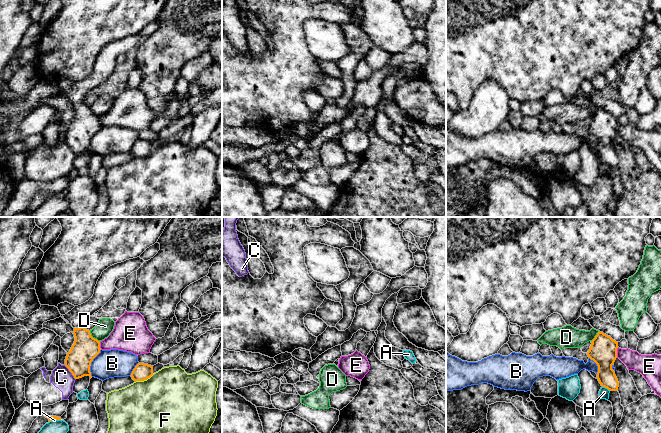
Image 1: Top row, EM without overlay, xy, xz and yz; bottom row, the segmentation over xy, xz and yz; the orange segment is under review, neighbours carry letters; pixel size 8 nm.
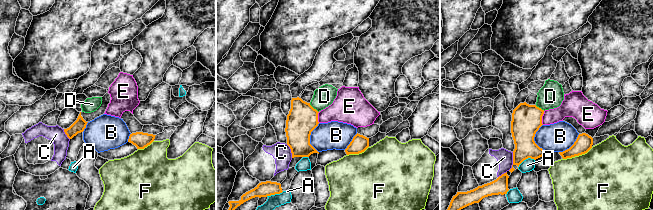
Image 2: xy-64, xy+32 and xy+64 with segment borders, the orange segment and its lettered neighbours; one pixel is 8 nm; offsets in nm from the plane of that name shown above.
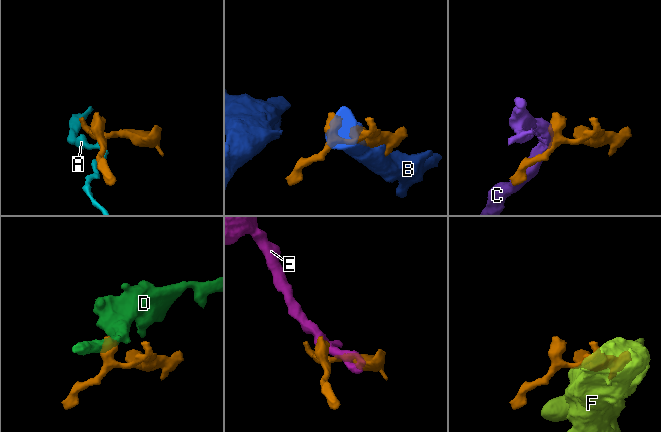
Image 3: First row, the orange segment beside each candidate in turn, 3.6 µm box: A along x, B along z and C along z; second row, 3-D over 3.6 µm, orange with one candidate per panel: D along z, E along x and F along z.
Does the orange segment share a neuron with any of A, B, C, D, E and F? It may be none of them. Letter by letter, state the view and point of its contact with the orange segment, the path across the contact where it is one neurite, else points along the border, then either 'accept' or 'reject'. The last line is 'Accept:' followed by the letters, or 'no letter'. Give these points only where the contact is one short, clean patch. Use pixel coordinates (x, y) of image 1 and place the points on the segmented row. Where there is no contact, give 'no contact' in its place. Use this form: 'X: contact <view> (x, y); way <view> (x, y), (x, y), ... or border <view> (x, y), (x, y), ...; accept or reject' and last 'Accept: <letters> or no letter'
A: contact xy (54, 419); reject
B: contact xy (90, 363); reject
C: contact xy (70, 371); reject
D: contact xy (92, 337); border xy (89, 331), (99, 341); reject
E: contact yz (616, 352); border yz (618, 347), (616, 357); reject
F: contact xy (144, 379); reject
Accept: no letter

